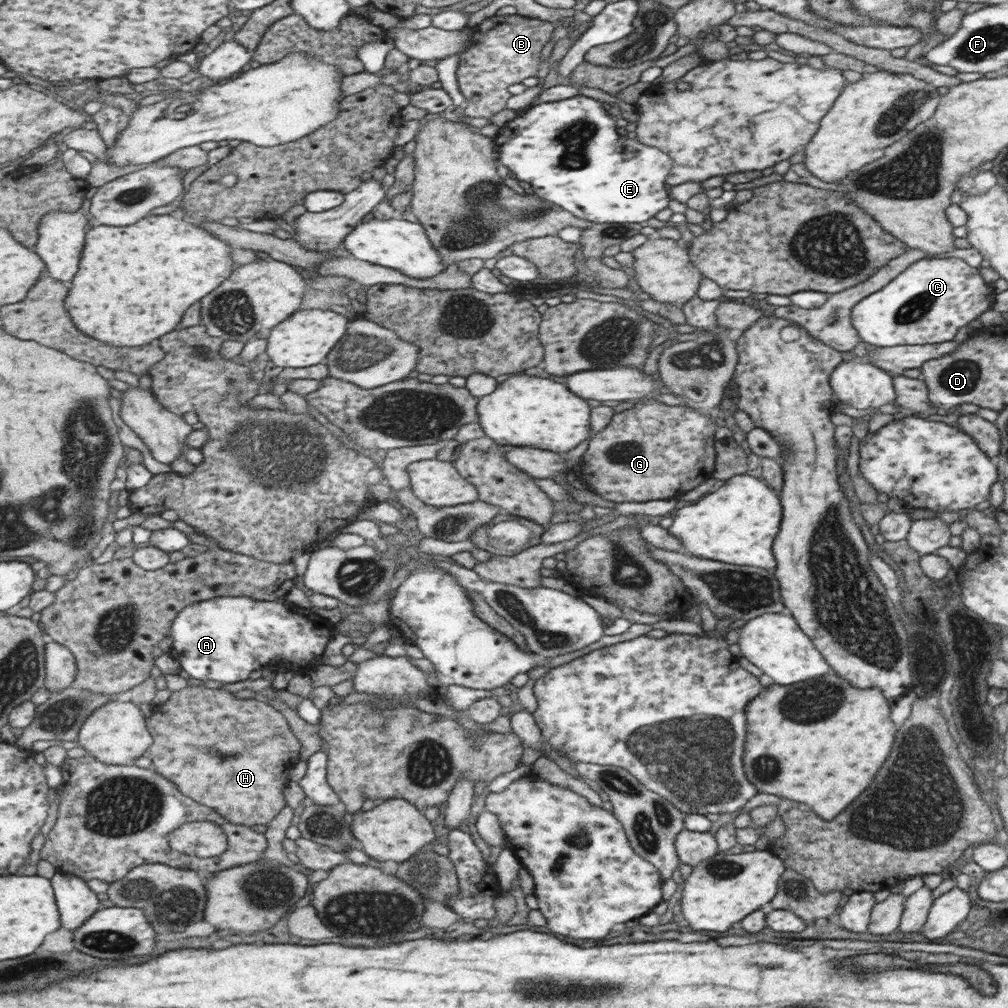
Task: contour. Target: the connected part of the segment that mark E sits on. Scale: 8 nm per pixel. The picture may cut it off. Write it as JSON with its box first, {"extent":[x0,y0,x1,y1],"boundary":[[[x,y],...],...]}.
{"extent":[493,94,673,224],"boundary":[[[577,94],[565,100],[529,106],[499,128],[493,143],[495,152],[499,154],[496,162],[506,166],[518,181],[530,186],[534,194],[544,201],[585,221],[595,224],[645,224],[645,220],[653,218],[669,202],[665,190],[665,178],[668,178],[673,164],[669,156],[659,148],[643,146],[631,138],[619,140],[613,120],[599,101],[589,97]]]}

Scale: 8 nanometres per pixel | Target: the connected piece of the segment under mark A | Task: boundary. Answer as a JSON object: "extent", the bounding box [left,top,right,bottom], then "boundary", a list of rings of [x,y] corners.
{"extent":[170,595,336,682],"boundary":[[[250,595],[213,597],[185,607],[174,619],[170,634],[174,643],[170,653],[181,663],[183,670],[201,681],[241,682],[251,678],[251,672],[266,668],[271,660],[277,666],[291,669],[293,675],[309,675],[321,664],[334,628],[336,626],[327,618],[313,614],[311,609],[291,604],[282,597],[275,601],[251,598]]]}

